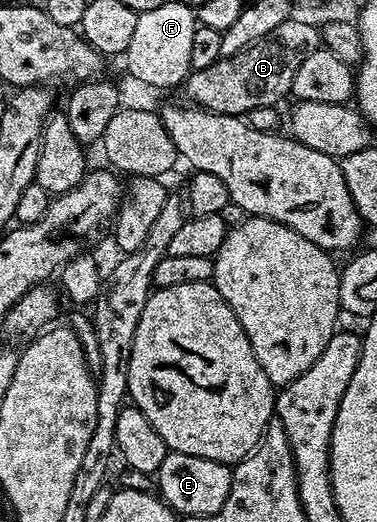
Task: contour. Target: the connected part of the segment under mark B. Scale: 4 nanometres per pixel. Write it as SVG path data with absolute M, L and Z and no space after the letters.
M288 20L239 54L219 59L198 72L190 71L183 85L184 99L190 105L224 116L244 117L245 112L256 108L269 108L292 93L299 62L304 62L307 54L315 54L322 44L322 33L317 26Z

